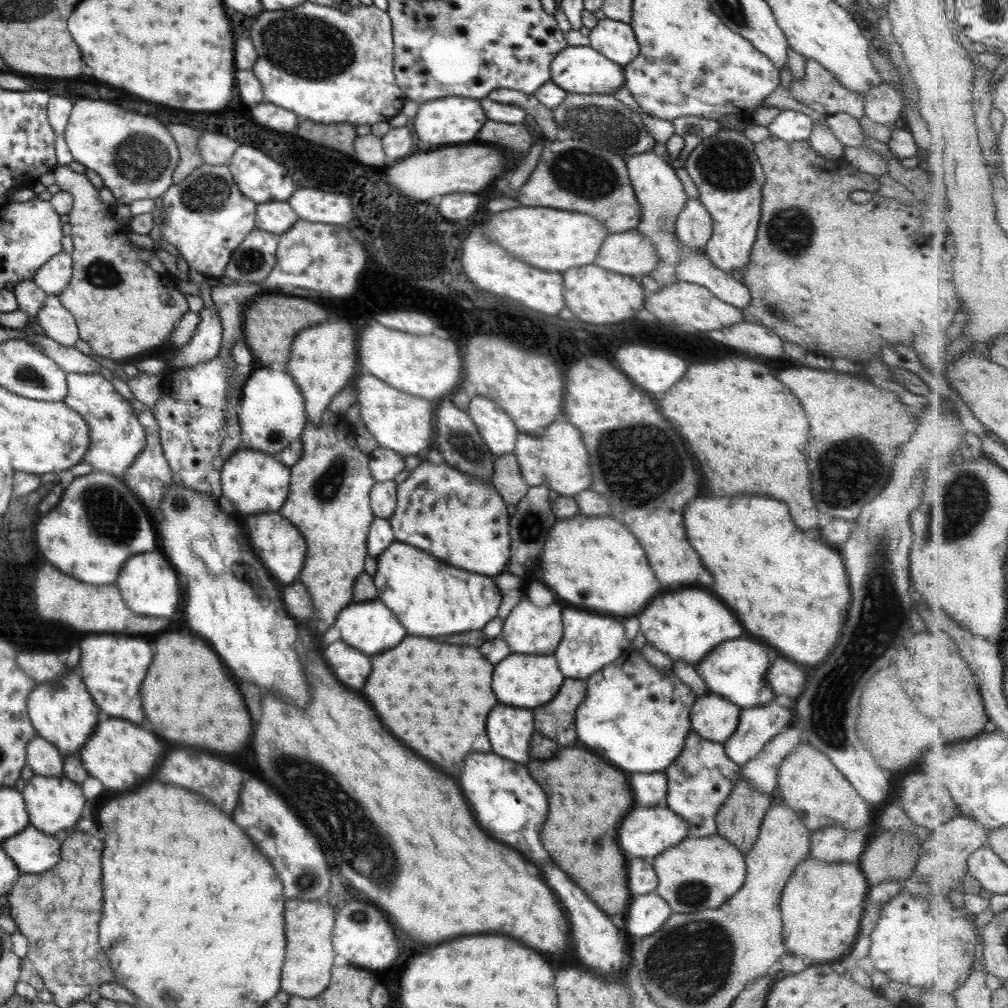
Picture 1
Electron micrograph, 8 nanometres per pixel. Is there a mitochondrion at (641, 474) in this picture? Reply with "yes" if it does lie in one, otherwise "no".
yes

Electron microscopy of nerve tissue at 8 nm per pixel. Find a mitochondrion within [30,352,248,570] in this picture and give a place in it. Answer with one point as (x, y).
(111, 517)

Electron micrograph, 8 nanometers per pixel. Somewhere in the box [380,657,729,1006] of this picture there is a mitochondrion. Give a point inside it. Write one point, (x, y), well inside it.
(691, 893)

